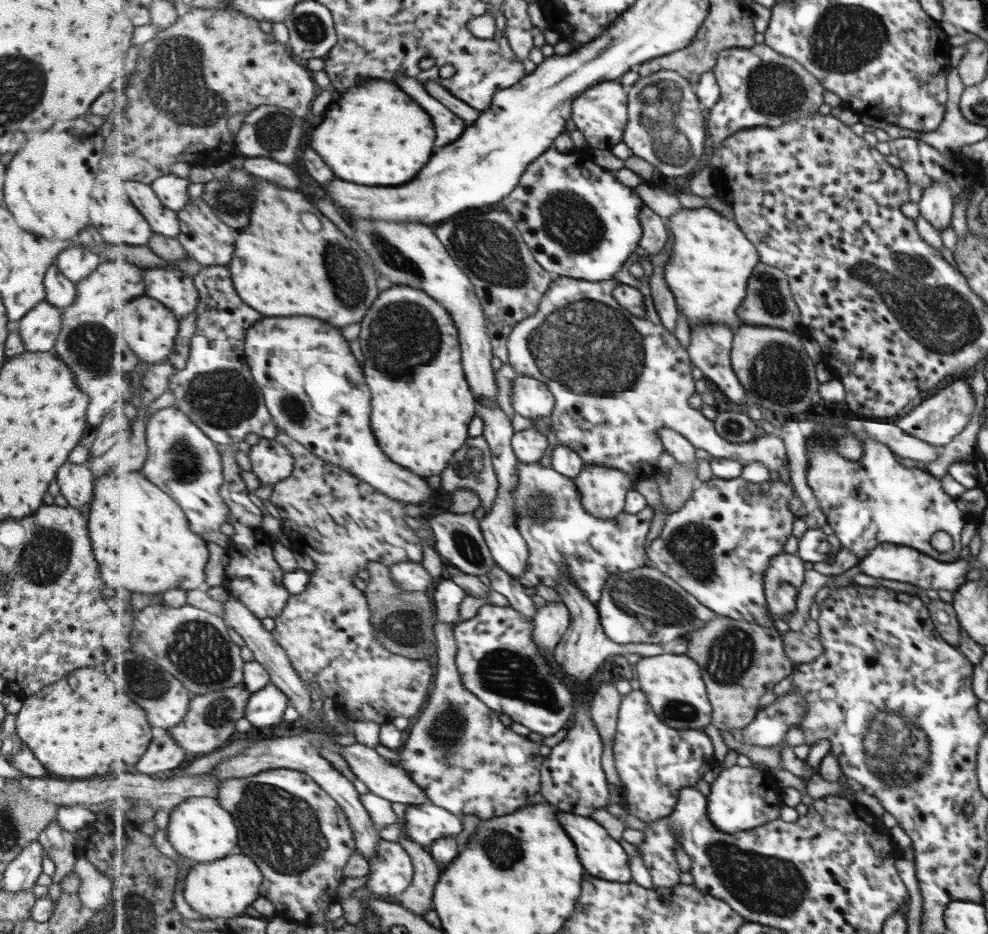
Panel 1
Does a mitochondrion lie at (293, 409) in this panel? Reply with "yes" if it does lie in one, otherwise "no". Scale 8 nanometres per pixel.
yes

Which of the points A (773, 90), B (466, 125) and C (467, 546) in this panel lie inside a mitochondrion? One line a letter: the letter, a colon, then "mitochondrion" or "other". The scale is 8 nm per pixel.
A: mitochondrion
B: other
C: mitochondrion

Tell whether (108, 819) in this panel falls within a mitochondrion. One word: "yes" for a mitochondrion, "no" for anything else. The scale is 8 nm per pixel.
no

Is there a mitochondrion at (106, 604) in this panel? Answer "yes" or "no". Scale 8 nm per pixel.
no

